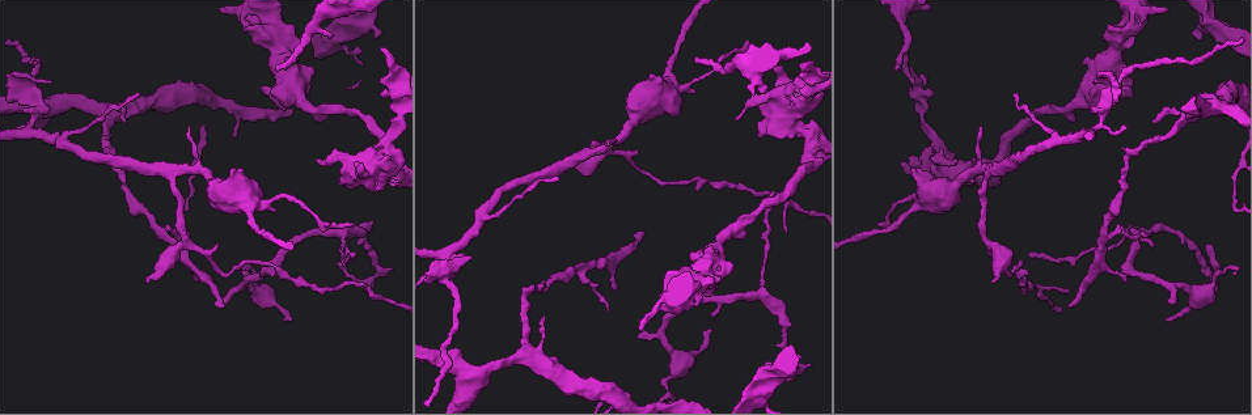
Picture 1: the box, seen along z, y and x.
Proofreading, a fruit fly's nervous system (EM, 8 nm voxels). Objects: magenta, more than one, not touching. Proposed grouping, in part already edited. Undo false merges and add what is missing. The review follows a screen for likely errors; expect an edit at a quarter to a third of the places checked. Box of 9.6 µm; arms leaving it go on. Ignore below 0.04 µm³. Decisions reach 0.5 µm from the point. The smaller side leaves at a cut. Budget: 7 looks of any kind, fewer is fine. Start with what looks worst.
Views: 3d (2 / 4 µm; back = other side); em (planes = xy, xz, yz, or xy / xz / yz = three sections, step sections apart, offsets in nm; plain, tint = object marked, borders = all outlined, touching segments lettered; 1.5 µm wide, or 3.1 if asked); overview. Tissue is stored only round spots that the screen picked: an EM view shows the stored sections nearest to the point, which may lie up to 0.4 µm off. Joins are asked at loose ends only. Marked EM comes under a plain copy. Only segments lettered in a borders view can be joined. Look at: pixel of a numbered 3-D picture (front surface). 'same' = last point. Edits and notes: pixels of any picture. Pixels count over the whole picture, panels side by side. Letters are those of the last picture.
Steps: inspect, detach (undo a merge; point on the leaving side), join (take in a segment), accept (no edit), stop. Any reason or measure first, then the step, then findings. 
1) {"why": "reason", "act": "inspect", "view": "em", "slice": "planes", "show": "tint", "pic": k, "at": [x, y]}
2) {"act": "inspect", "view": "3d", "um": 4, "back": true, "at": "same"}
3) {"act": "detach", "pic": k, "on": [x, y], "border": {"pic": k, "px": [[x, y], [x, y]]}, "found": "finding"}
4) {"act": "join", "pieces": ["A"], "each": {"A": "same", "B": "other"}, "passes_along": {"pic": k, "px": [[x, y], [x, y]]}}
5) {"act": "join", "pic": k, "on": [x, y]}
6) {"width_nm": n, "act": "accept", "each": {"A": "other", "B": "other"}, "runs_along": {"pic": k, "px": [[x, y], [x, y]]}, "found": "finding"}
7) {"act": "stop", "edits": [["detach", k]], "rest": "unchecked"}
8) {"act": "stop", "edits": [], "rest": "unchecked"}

{"why": "free end", "act": "inspect", "view": "em", "slice": "yz", "step": 4, "show": "tint", "pic": 1, "at": [800, 67]}

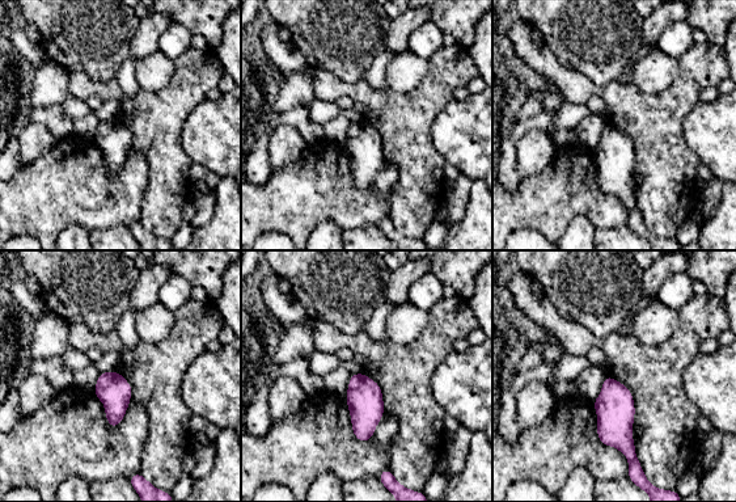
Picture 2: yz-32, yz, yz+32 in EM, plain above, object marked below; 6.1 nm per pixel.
{"why": "cut it another way", "act": "inspect", "view": "em", "slice": "planes", "show": "borders", "at": "same"}

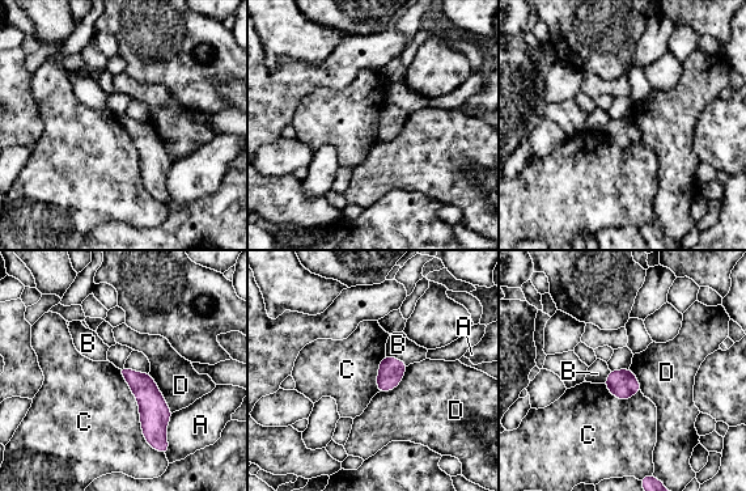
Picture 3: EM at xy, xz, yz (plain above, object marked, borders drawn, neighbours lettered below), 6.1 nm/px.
{"width_nm": 150, "act": "accept", "each": {"A": "other", "B": "other", "C": "other", "D": "other"}, "border": {"pic": 3, "px": [[117, 368], [143, 437], [165, 456]]}, "found": "none of them fits"}

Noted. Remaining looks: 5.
{"why": "tapers out", "act": "inspect", "view": "3d", "um": 2, "back": true, "pic": 1, "at": [1016, 96]}

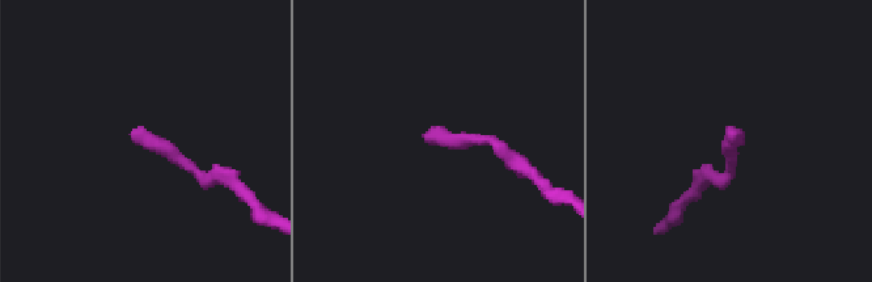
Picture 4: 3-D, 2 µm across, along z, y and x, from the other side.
{"act": "inspect", "view": "em", "slice": "xy", "step": 4, "show": "borders", "pic": 4, "at": [132, 134]}

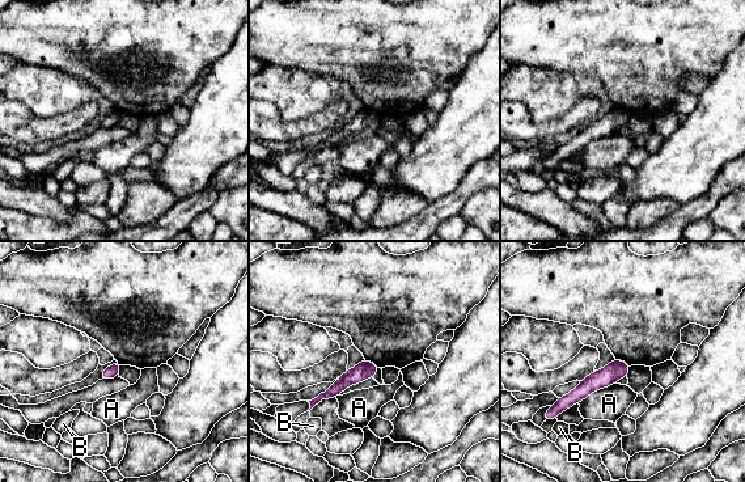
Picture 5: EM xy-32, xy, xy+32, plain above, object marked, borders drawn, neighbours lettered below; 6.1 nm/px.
{"act": "accept", "each": {"A": "other", "B": "other"}, "border": {"pic": 5, "px": [[616, 383], [593, 390], [579, 404]]}, "found": "no lettered segment goes on from it"}

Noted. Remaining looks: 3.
{"why": "an open end", "act": "inspect", "view": "3d", "um": 4, "pic": 1, "at": [223, 304]}

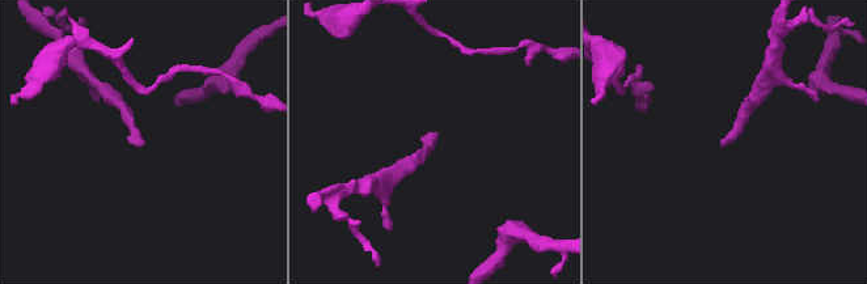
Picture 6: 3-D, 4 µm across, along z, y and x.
{"why": "now the EM", "act": "inspect", "view": "em", "slice": "yz", "step": 8, "show": "borders", "pic": 6, "at": [143, 144]}

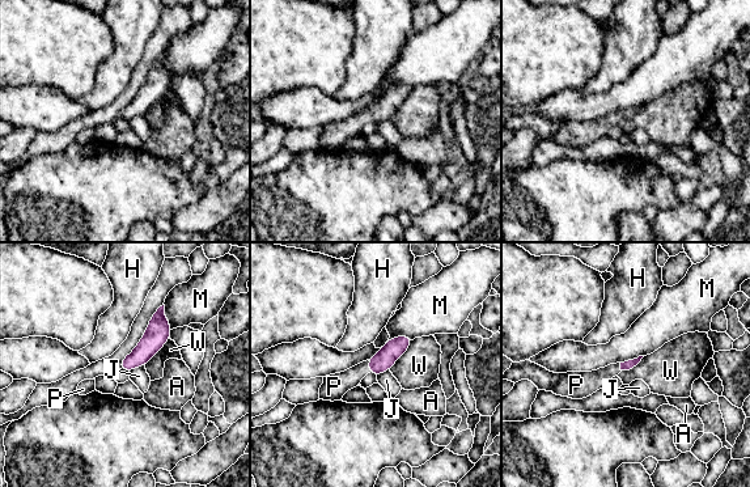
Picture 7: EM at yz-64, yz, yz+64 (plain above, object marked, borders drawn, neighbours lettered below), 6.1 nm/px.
{"act": "inspect", "view": "em", "slice": "planes", "show": "borders", "at": "same"}

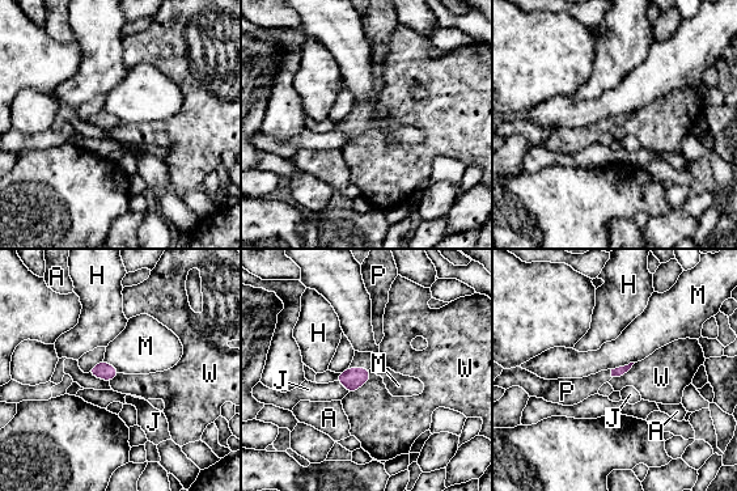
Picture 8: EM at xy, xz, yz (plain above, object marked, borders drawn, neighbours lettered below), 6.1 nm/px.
{"longest_contact_nm": ["W", 220], "act": "join", "pieces": ["P"], "each": {"A": "other", "H": "other", "J": "other", "M": "other", "P": "same", "W": "other"}, "found": "the neuron continues"}

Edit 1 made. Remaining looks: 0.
{"act": "stop", "edits": [["join", 8]], "rest": "unchecked"}

